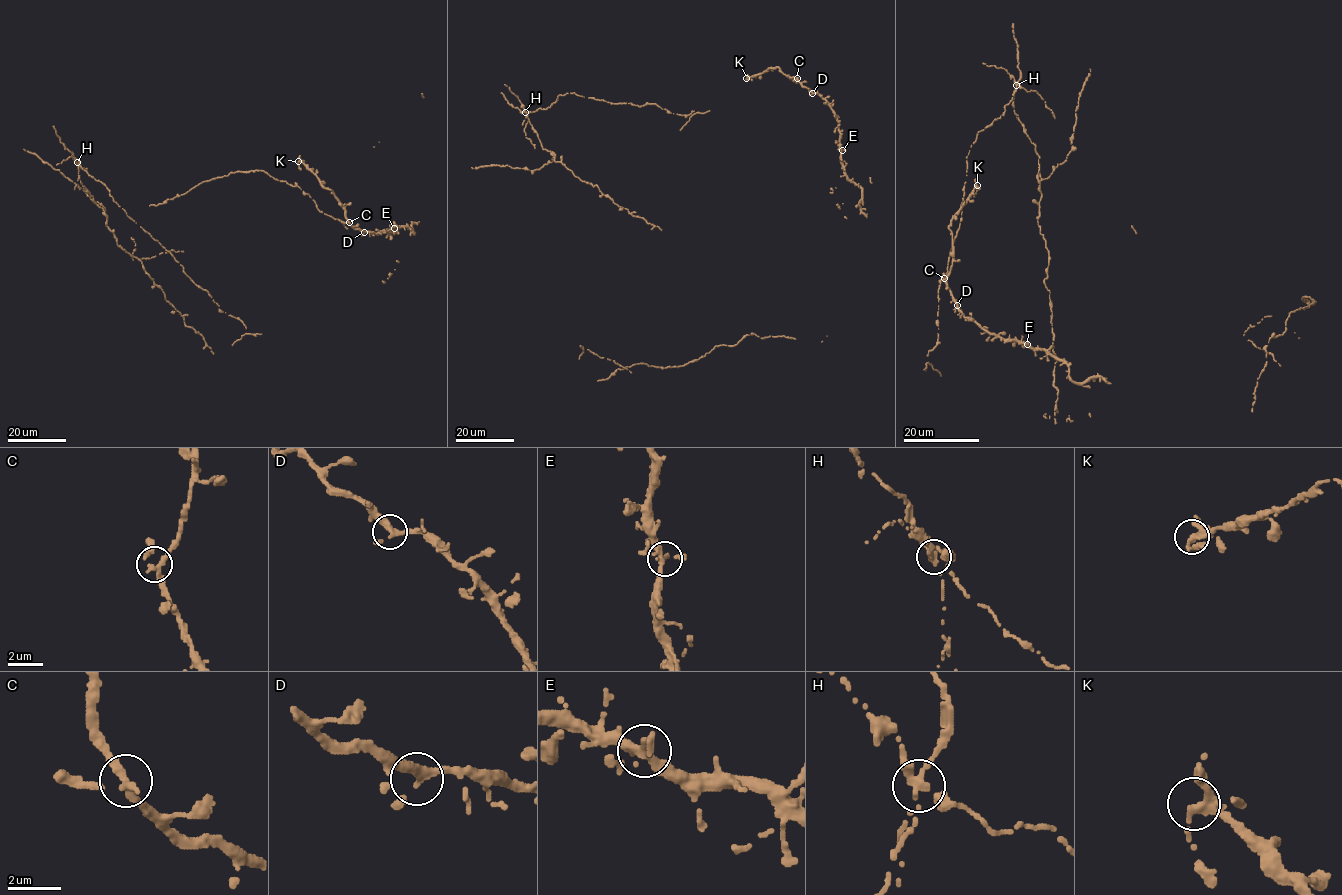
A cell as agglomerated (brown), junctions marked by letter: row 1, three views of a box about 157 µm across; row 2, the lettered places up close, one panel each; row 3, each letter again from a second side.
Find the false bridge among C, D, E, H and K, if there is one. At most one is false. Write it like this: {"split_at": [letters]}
{"split_at": ["H"]}

